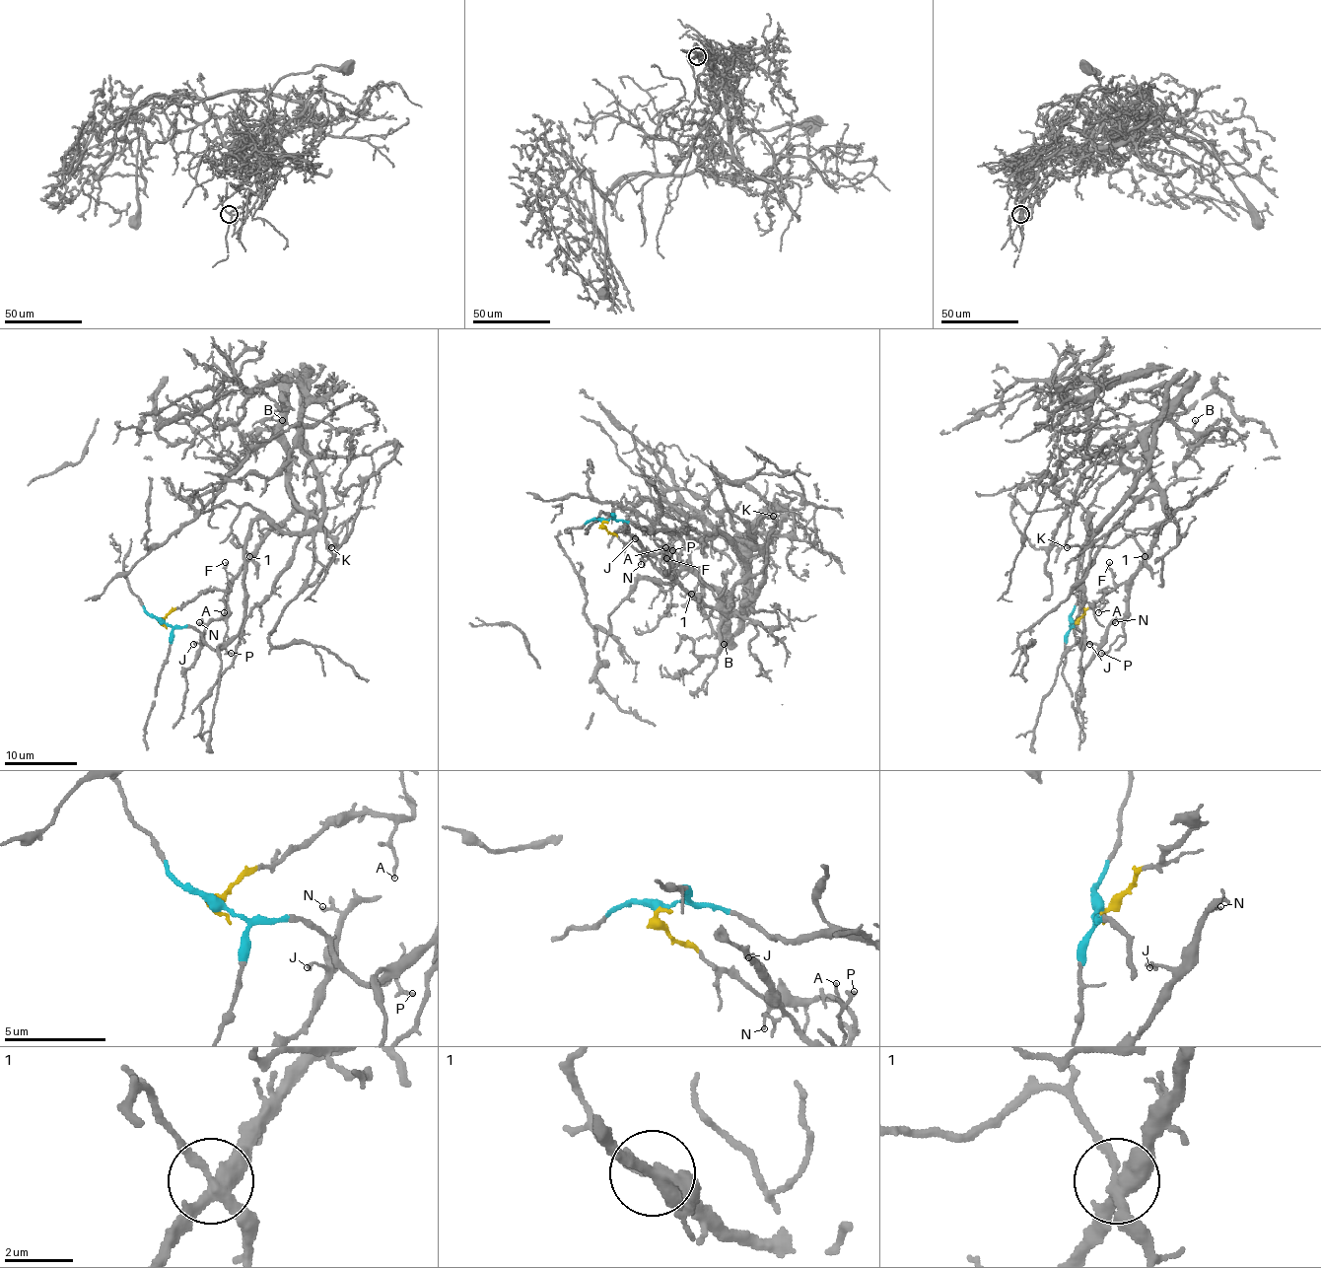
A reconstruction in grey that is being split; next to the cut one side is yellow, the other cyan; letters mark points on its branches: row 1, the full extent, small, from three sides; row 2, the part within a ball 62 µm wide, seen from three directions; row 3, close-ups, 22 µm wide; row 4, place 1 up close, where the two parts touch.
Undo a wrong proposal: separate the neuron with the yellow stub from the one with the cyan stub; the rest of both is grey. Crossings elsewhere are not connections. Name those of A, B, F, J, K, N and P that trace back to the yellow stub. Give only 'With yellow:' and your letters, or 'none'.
With yellow: A, B, F, J, K, N, P

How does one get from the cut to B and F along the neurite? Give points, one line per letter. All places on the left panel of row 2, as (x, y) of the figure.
B: (162, 624), (200, 594), (231, 590), (229, 581), (291, 512), (287, 441), (280, 419), (278, 429), (282, 419)
F: (162, 624), (170, 613), (200, 594), (231, 590), (226, 563)

